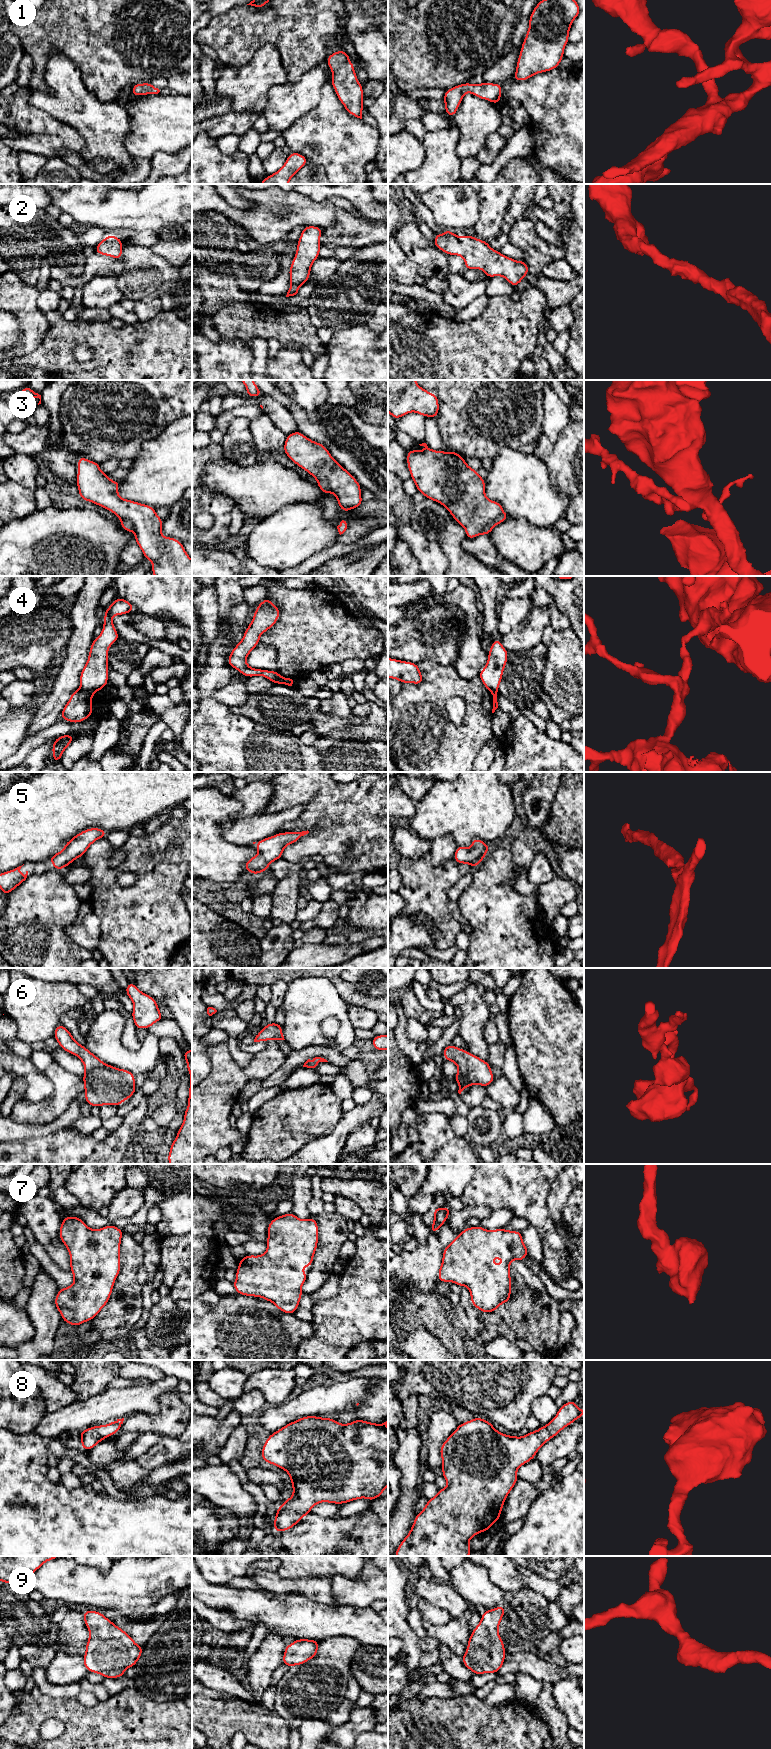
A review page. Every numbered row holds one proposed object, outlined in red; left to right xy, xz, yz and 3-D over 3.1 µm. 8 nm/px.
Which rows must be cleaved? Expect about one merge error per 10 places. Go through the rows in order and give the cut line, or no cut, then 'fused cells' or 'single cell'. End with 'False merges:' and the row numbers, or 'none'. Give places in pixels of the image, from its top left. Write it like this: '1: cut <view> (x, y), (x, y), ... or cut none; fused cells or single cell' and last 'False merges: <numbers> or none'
1: cut none; single cell
2: cut none; single cell
3: cut none; single cell
4: cut xy (80, 687), (94, 692); fused cells
5: cut none; single cell
6: cut none; single cell
7: cut none; single cell
8: cut none; single cell
9: cut none; single cell
False merges: 4

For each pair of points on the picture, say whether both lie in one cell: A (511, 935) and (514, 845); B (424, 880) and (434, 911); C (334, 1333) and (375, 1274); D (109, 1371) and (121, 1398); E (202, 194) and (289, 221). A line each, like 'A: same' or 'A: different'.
A: different
B: same
C: same
D: different
E: same

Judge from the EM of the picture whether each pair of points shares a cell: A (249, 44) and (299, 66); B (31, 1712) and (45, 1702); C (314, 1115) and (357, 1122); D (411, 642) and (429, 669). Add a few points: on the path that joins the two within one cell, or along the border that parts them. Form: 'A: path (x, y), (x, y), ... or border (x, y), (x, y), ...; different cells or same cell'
A: path (262, 39), (276, 39), (290, 53); same cell
B: path (34, 1712), (42, 1705); same cell
C: border (343, 1113), (336, 1126), (325, 1136); different cells
D: border (417, 663), (423, 660), (433, 660), (447, 665); different cells

